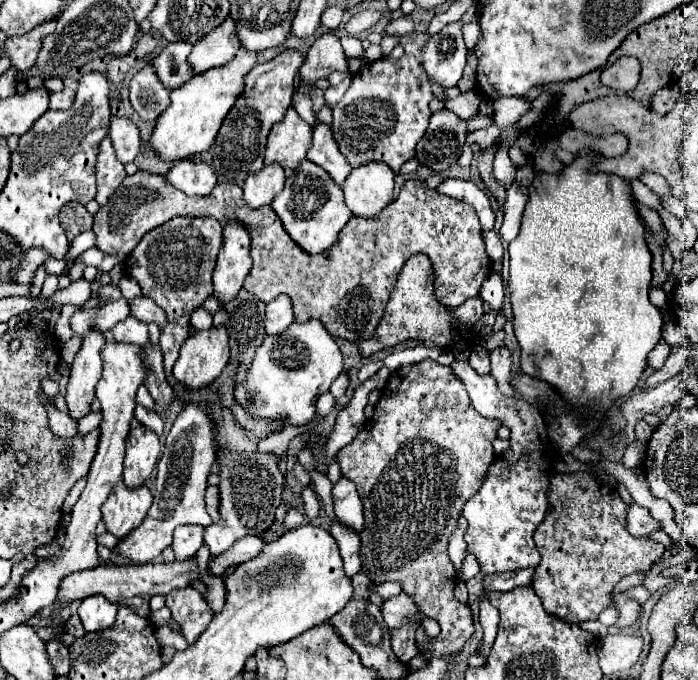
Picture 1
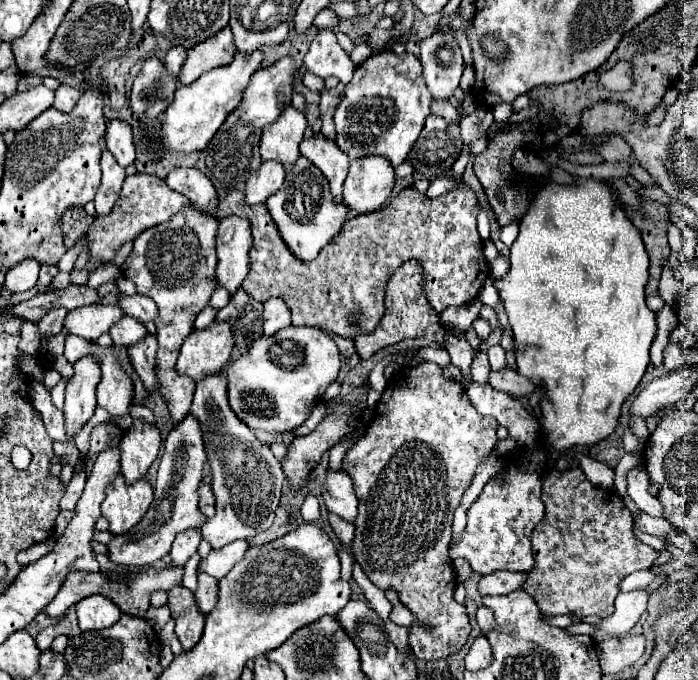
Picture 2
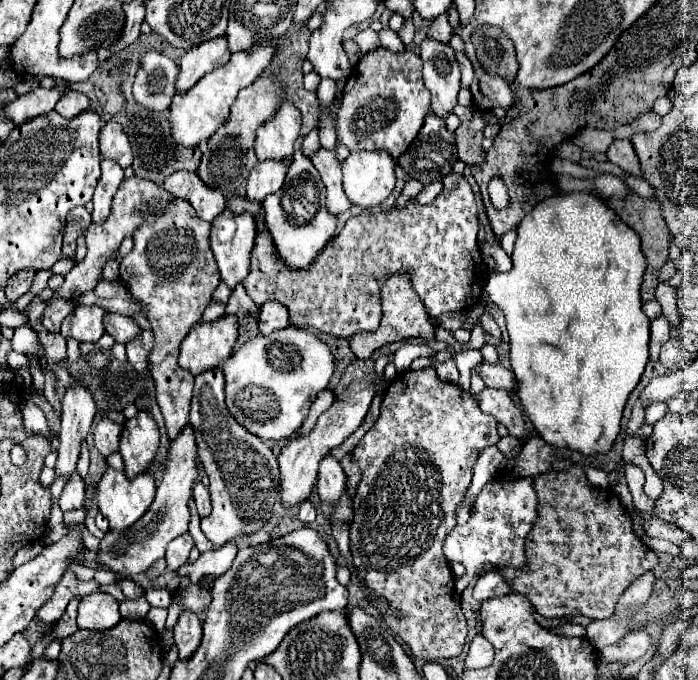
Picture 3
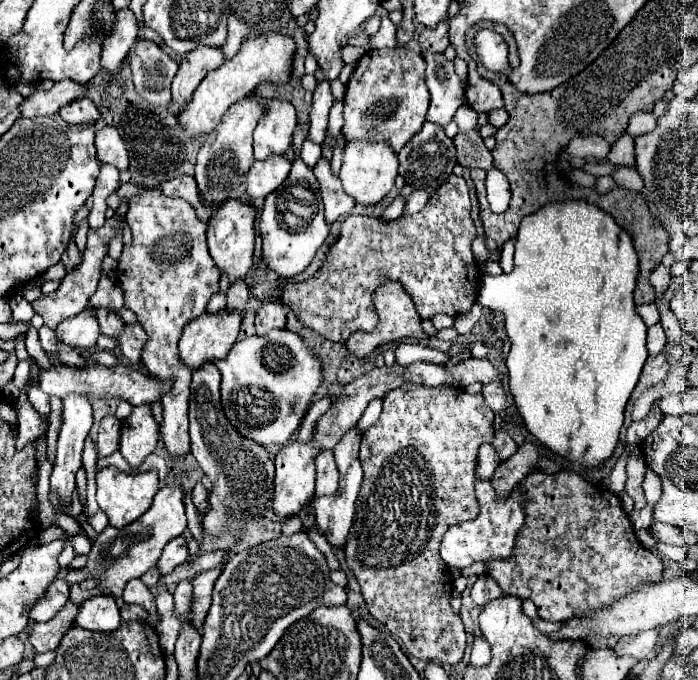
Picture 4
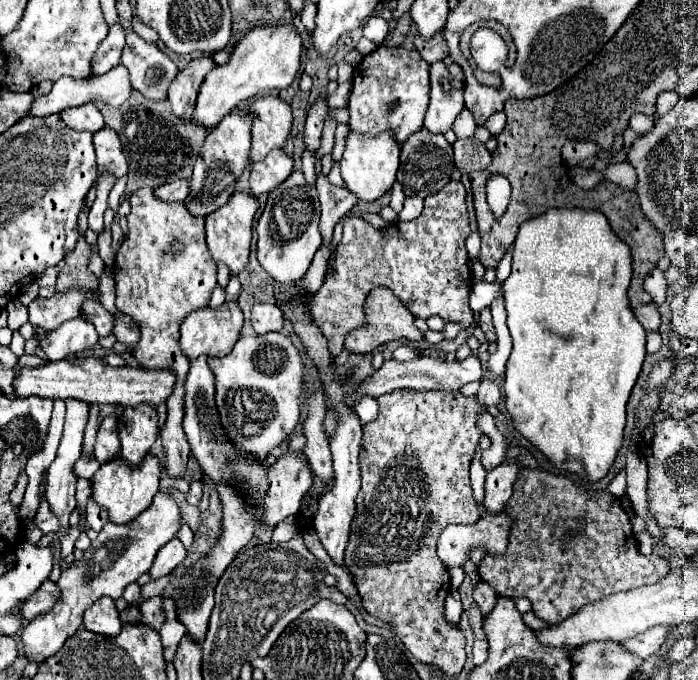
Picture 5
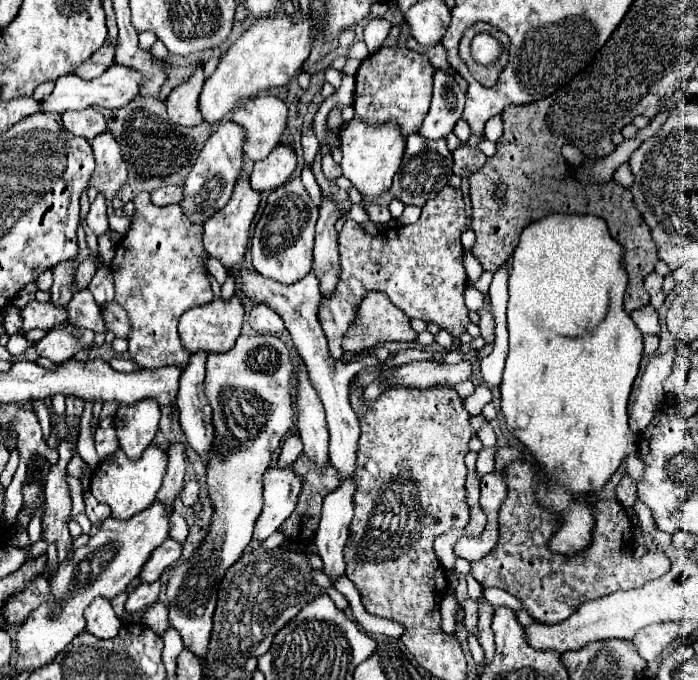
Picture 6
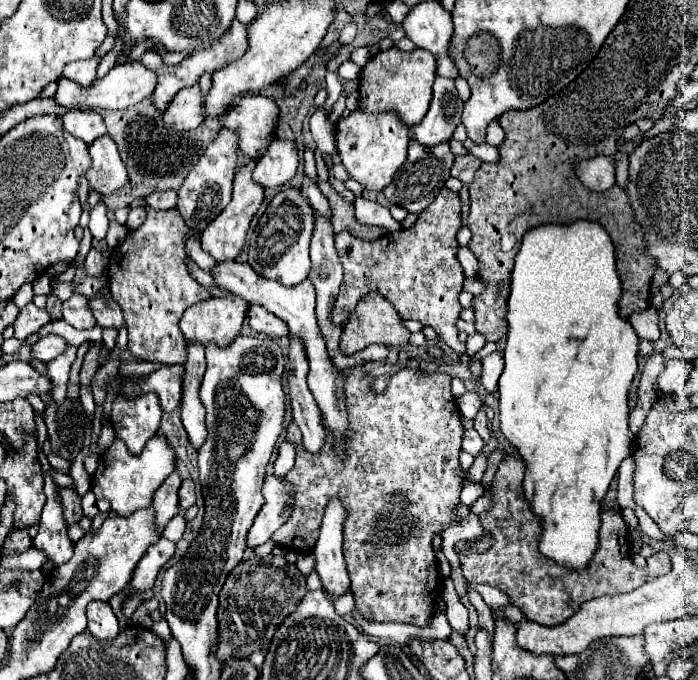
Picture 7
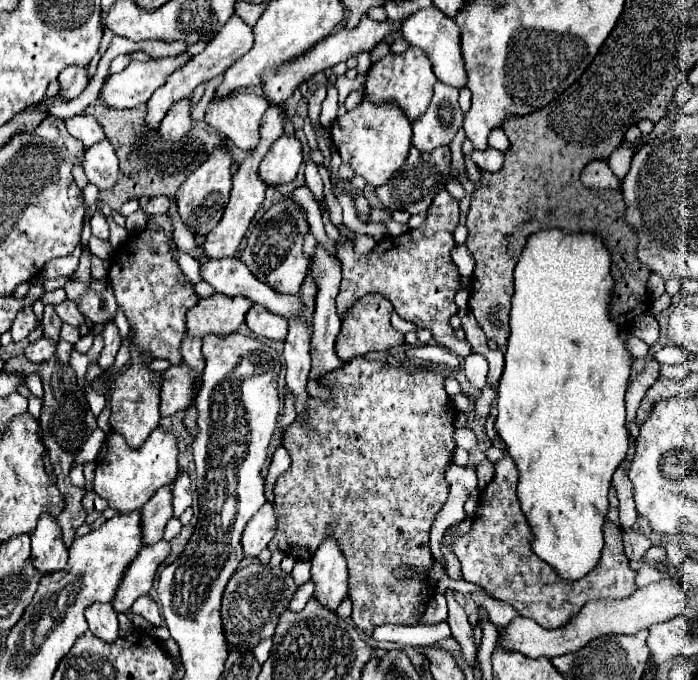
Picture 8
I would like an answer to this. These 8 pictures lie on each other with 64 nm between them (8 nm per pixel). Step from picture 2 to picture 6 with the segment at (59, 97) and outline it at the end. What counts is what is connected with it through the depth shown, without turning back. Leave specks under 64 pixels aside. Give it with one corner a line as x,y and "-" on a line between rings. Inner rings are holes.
96,108
64,112
62,122
70,132
74,132
76,136
84,136
86,140
92,140
94,136
98,136
100,132
106,130
106,120

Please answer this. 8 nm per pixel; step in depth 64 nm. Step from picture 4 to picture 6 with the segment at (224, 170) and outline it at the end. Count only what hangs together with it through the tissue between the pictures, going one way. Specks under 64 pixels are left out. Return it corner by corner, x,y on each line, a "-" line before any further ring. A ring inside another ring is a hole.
226,120
222,122
216,132
206,140
202,152
196,158
196,164
192,166
192,172
188,174
186,182
184,182
184,200
180,202
184,214
192,220
192,222
206,222
214,212
218,212
220,208
224,208
232,196
232,188
236,184
236,180
240,178
242,172
242,160
244,160
244,128
240,128
240,124

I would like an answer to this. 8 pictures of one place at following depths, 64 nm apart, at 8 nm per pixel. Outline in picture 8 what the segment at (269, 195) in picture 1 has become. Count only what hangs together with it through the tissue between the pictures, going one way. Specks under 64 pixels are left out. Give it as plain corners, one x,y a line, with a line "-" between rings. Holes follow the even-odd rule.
280,136
264,156
258,168
258,176
268,186
278,186
284,182
292,182
302,164
302,144
296,136

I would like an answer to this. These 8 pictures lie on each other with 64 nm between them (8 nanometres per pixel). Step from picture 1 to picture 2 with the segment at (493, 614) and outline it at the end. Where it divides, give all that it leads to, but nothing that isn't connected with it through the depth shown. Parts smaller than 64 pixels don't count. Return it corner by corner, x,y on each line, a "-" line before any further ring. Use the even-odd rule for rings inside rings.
480,606
478,612
476,612
476,618
478,618
478,626
482,628
482,634
486,636
490,630
492,630
492,624
494,624
494,616
492,616
492,610
486,608
486,606

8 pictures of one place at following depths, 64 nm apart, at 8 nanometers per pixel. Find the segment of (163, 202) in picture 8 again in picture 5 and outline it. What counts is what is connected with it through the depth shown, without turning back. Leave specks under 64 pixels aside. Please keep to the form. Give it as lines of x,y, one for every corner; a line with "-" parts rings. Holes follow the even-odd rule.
188,178
168,182
160,188
156,188
156,196
160,200
174,200
174,202
184,202
188,198

